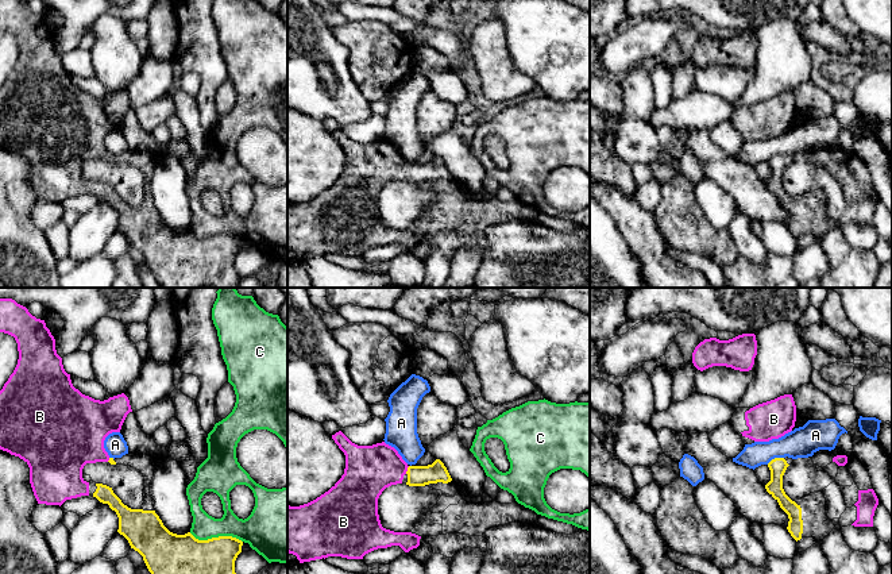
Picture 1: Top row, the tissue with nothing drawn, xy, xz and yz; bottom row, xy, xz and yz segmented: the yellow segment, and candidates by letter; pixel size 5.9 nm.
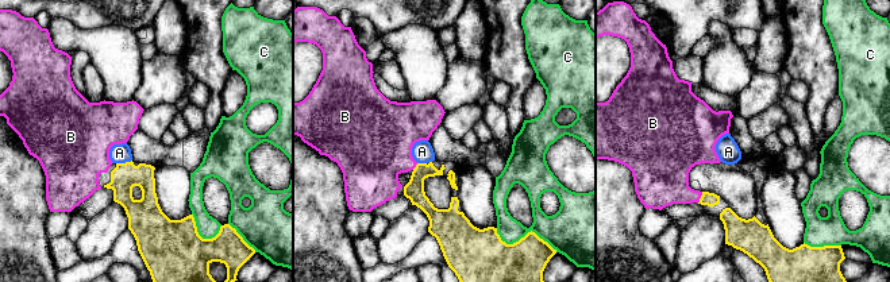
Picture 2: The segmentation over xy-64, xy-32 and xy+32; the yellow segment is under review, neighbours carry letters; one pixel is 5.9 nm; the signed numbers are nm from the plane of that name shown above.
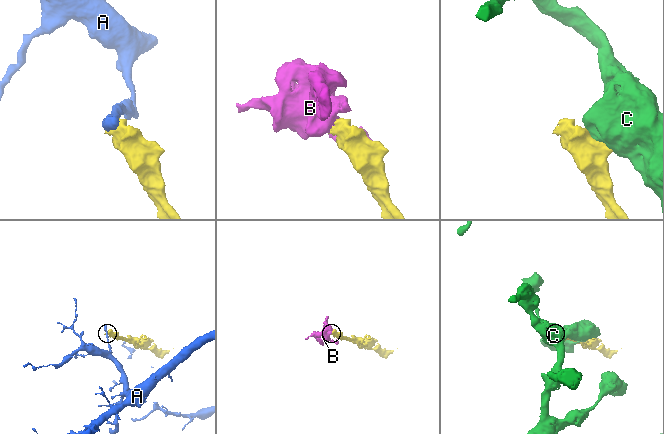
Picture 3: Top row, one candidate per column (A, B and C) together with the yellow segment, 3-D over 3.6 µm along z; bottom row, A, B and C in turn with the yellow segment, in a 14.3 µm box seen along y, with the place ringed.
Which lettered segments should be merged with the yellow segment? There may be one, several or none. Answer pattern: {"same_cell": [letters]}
{"same_cell": ["B"]}

